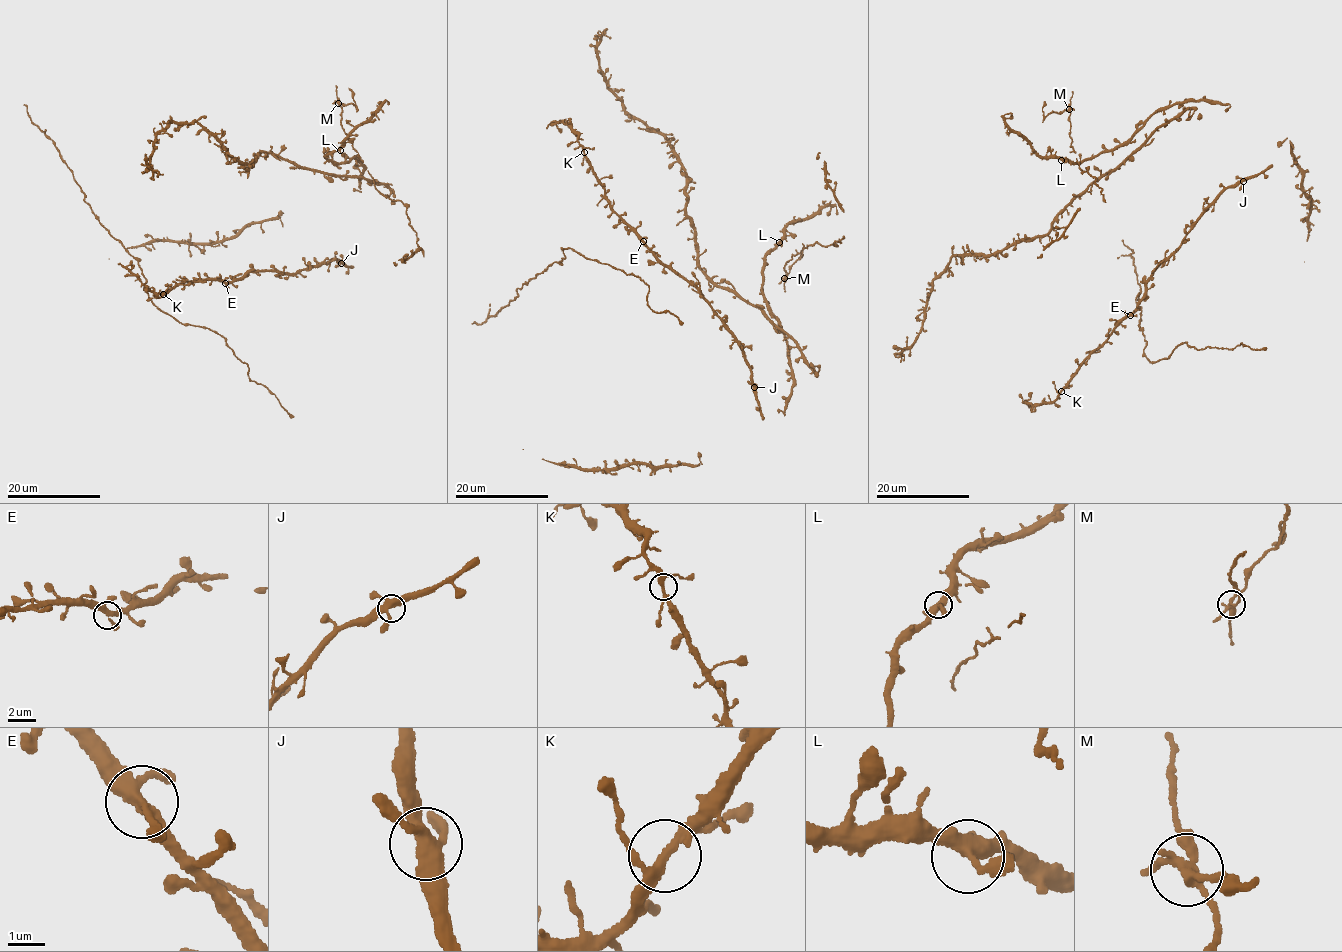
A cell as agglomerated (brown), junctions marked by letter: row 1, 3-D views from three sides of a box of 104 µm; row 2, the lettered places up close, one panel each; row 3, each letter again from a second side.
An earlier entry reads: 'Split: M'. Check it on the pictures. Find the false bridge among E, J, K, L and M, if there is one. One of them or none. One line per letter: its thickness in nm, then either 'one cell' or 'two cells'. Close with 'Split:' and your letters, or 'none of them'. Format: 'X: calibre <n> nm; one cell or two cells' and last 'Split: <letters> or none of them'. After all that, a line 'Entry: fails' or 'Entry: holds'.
E: calibre 300 nm; one cell
J: calibre 400 nm; one cell
K: calibre 240 nm; one cell
L: calibre 360 nm; one cell
M: calibre 240 nm; two cells
Split: M
Entry: holds

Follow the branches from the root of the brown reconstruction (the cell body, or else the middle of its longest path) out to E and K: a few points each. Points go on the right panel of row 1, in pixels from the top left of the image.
E: (1237, 176), (1237, 181), (1221, 190), (1194, 221), (1177, 248), (1158, 266), (1130, 315)
K: (1237, 176), (1237, 181), (1221, 190), (1177, 248), (1158, 266), (1132, 312), (1086, 356), (1061, 391)

